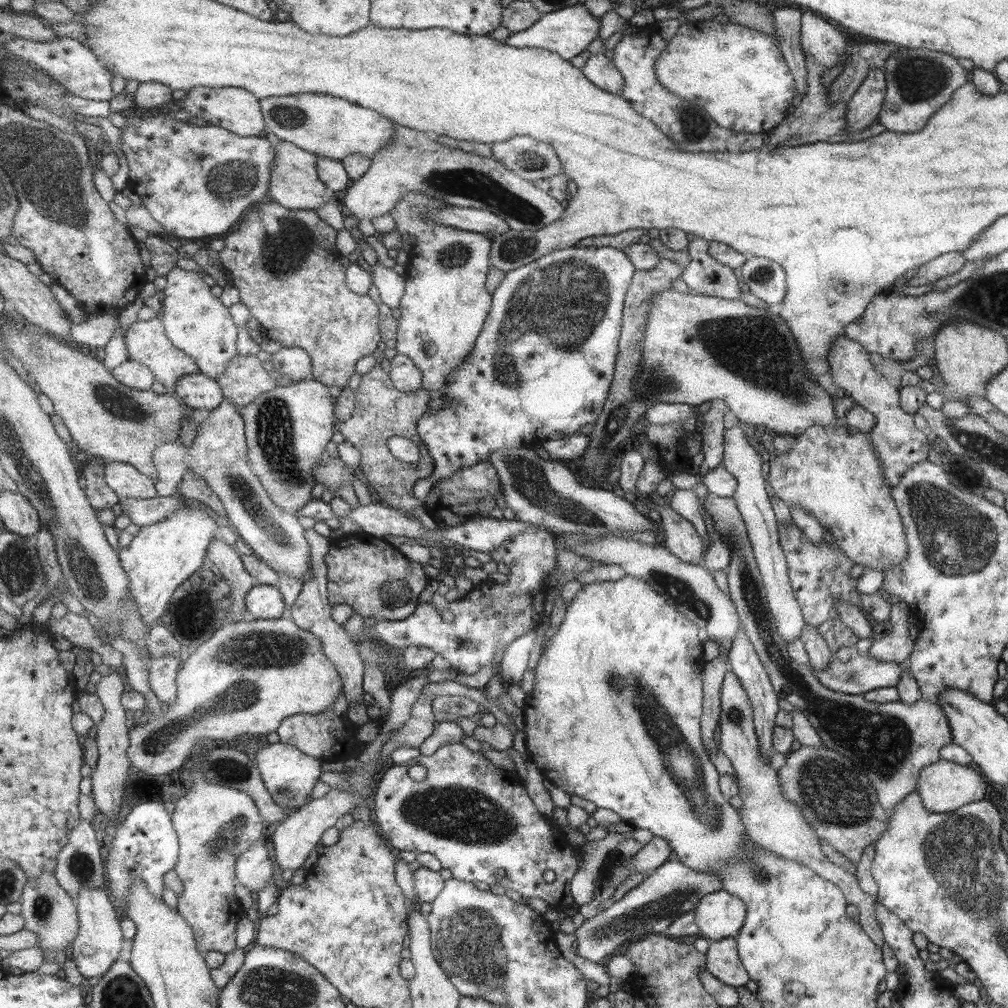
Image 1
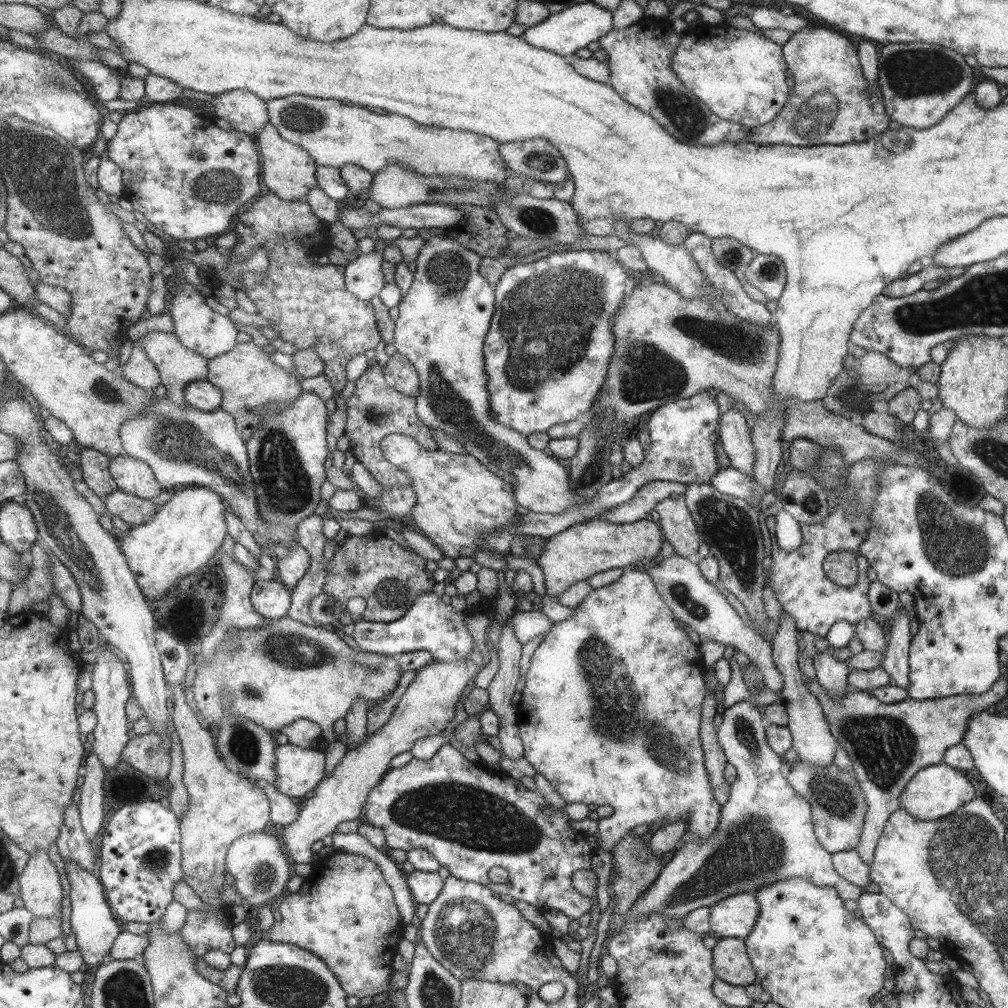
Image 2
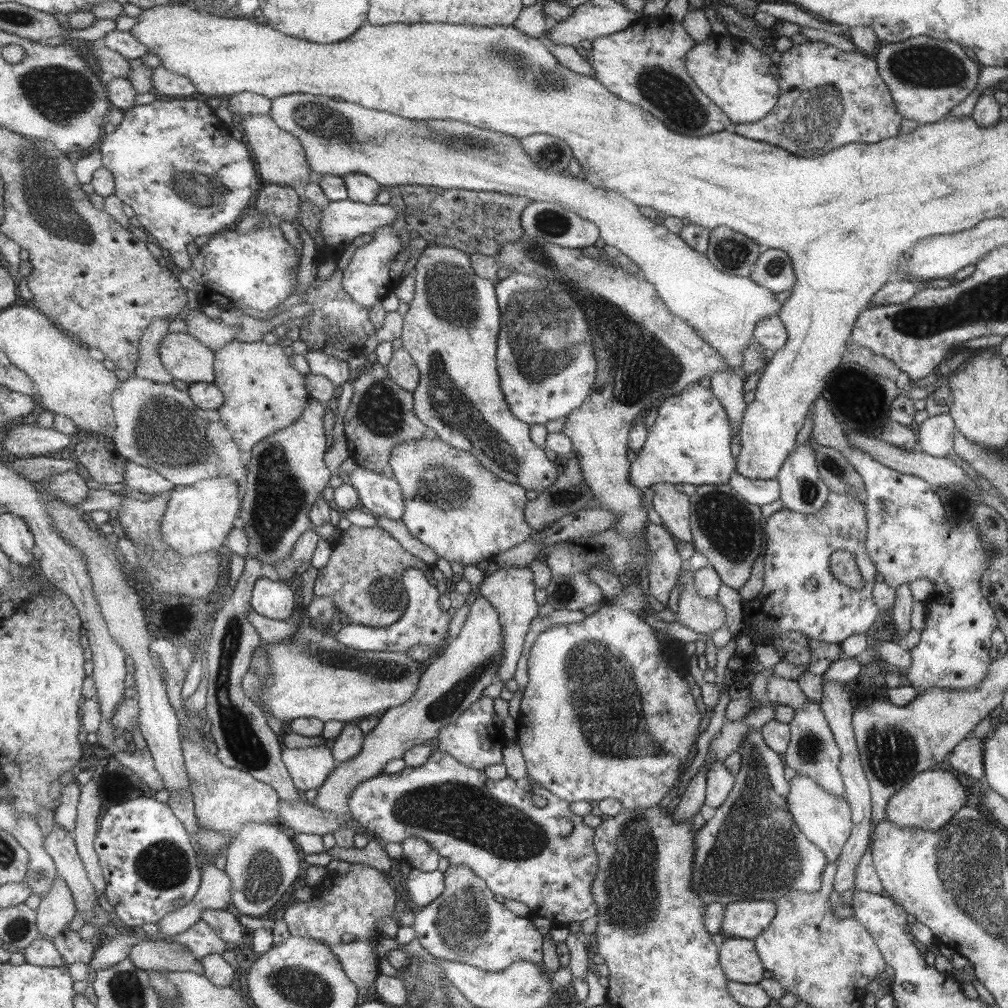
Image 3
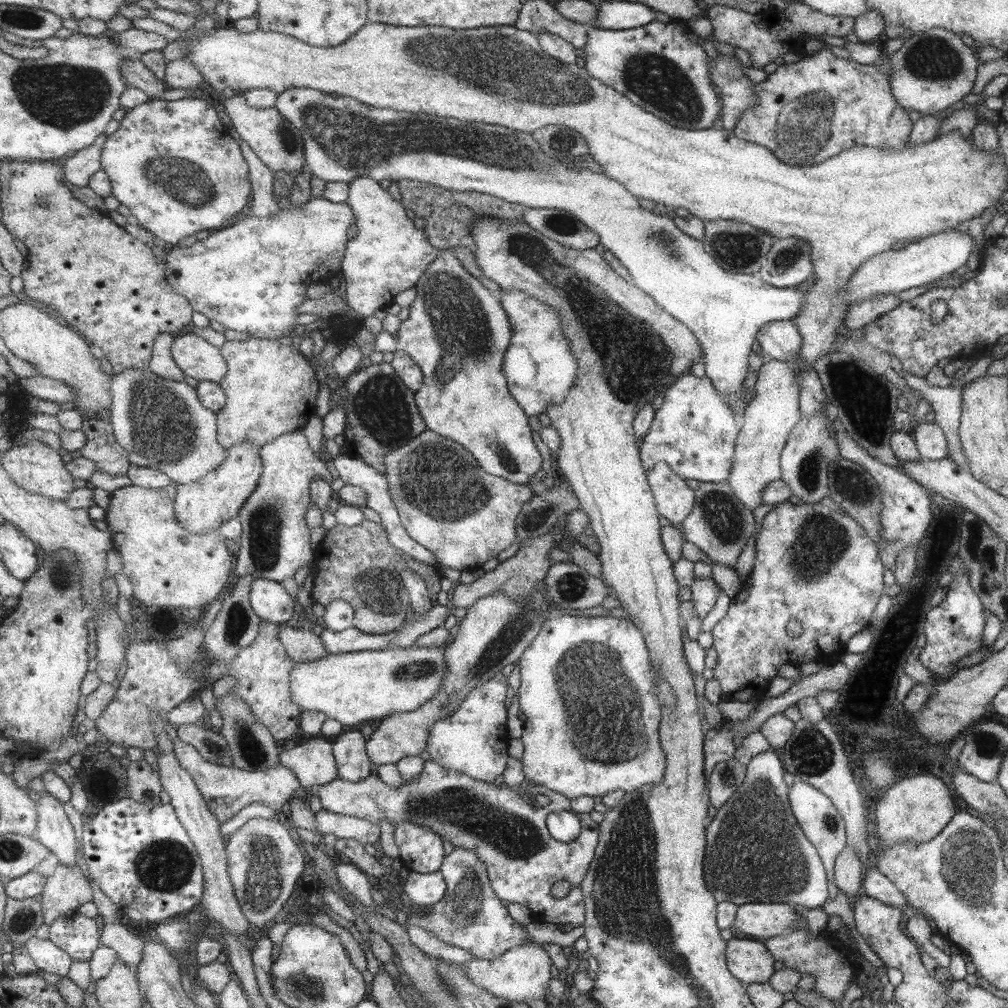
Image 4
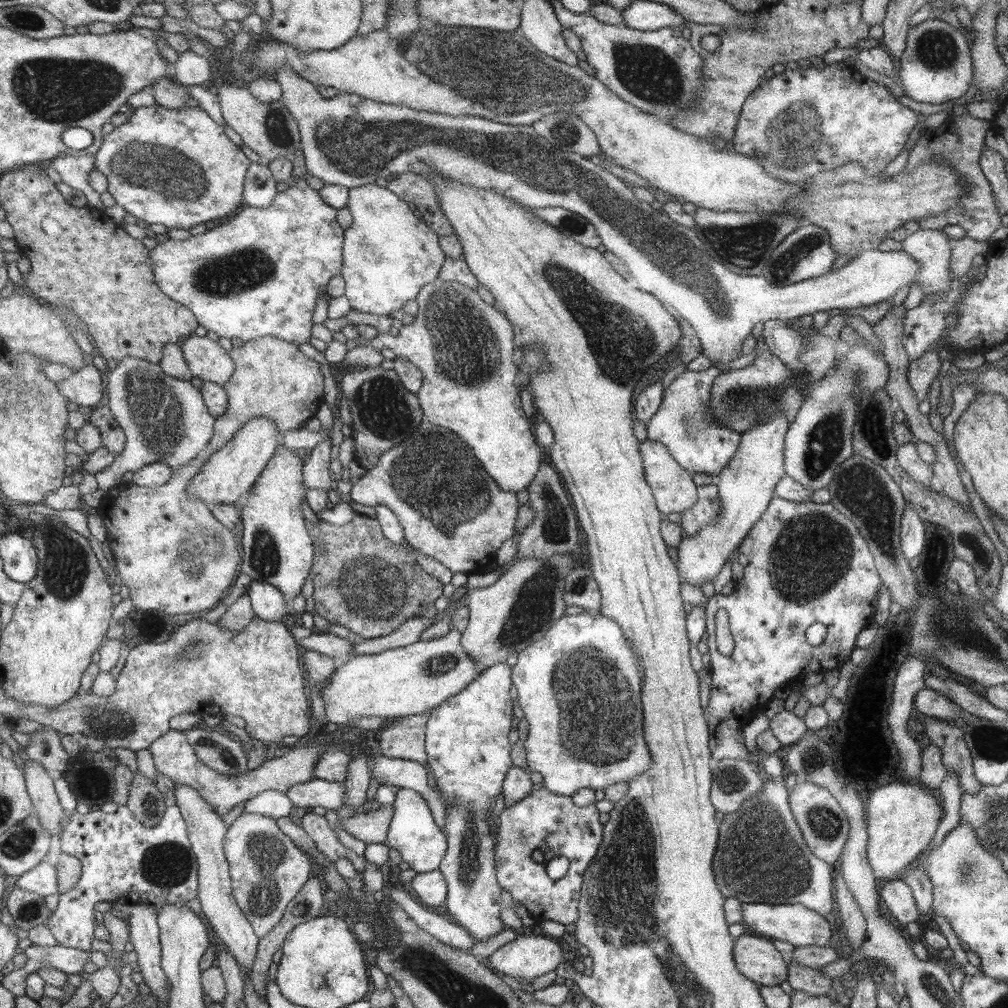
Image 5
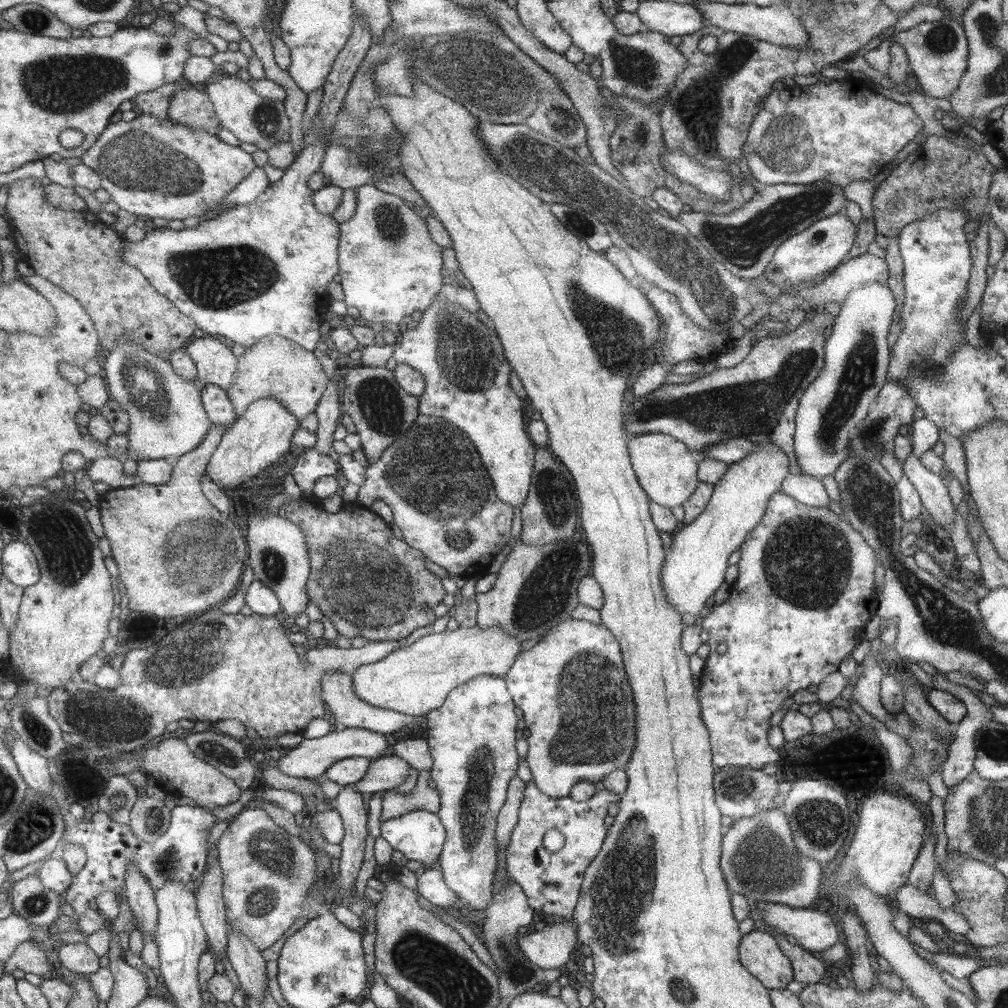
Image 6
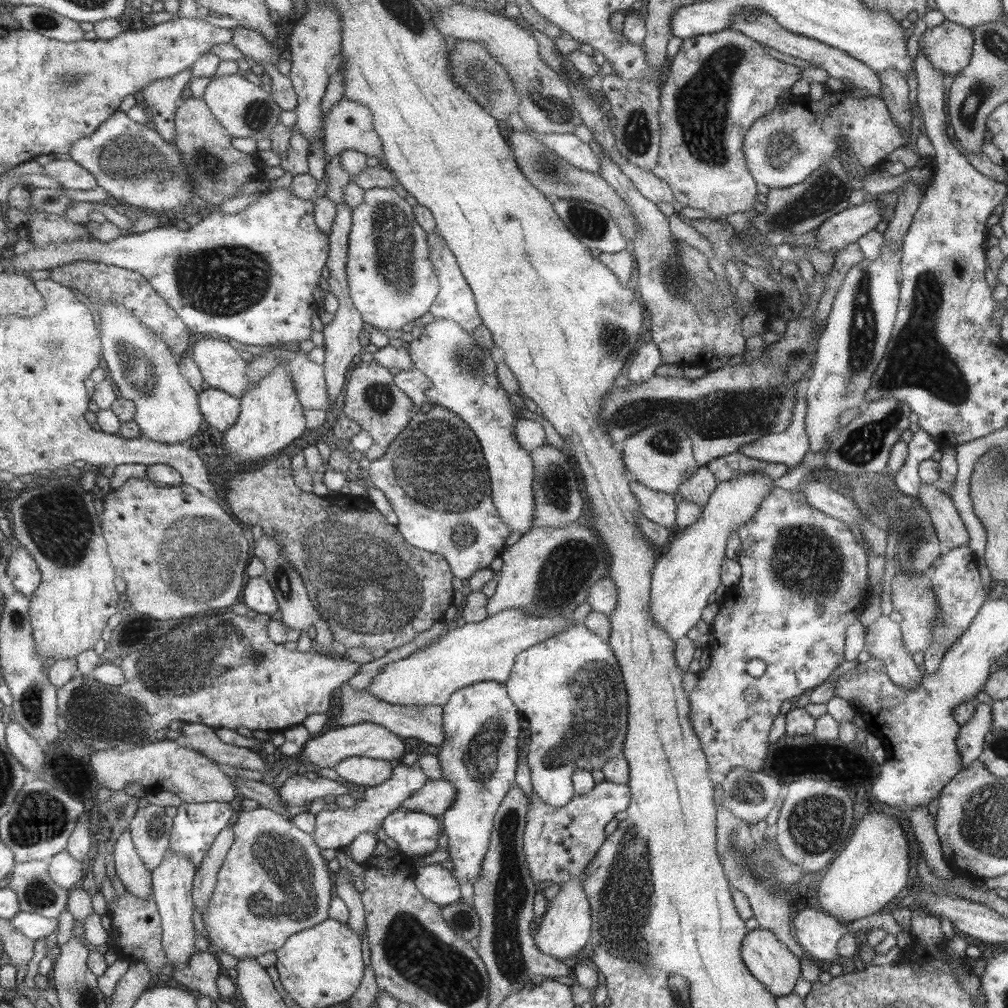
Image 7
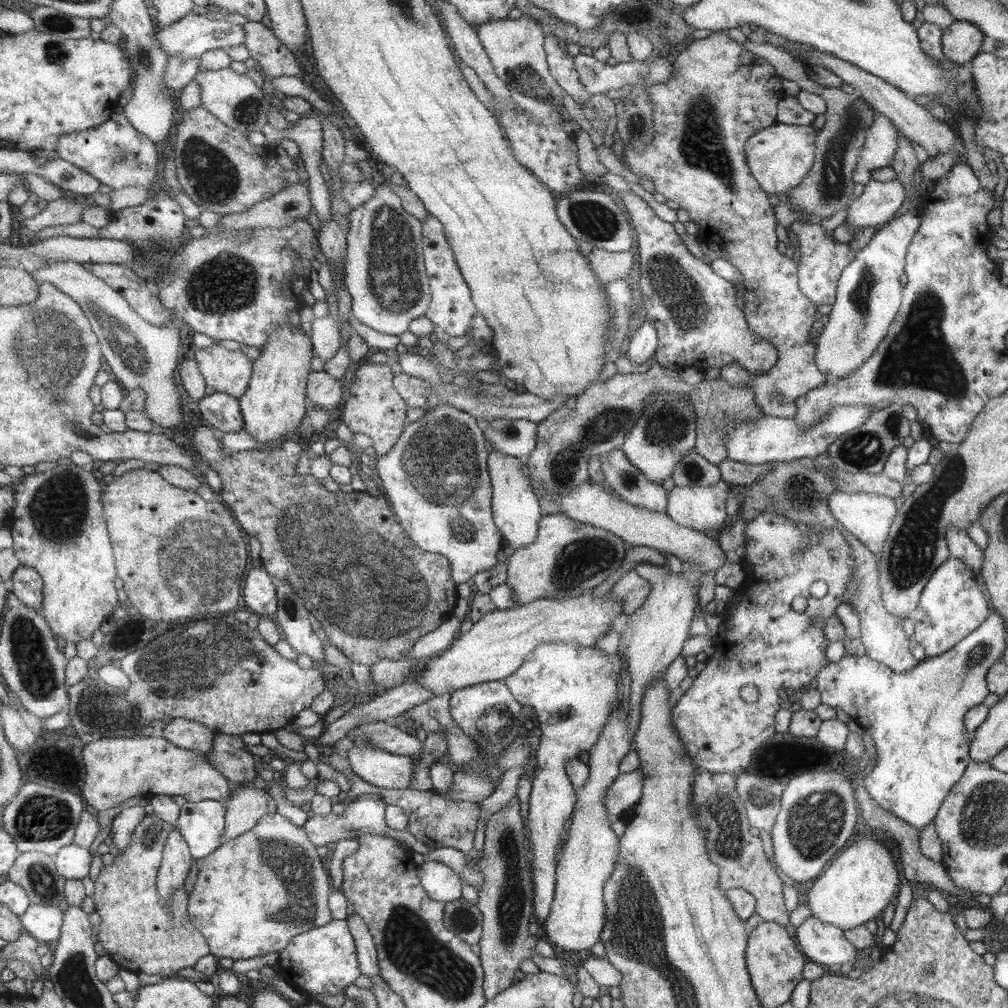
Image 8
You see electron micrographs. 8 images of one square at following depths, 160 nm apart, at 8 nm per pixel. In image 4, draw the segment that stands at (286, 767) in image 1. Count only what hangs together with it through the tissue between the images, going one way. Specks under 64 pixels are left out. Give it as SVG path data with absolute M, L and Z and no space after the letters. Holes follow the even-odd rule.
M326 738L309 739L291 750L284 750L280 759L281 764L290 768L307 790L313 790L339 778L334 744Z

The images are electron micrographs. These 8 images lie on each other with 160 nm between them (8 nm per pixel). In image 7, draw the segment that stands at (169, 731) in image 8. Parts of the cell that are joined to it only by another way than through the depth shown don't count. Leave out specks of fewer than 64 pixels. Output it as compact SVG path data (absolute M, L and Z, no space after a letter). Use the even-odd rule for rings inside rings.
M186 723L182 734L187 740L187 747L201 752L219 764L228 764L236 768L258 770L266 776L271 773L271 764L268 765L259 754L235 745L222 742L216 735L216 730L201 723Z

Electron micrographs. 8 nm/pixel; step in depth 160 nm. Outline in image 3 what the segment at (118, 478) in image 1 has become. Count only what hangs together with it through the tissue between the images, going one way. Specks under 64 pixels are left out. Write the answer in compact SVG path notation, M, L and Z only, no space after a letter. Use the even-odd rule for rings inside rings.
M131 461L126 464L124 475L128 490L144 497L155 494L166 494L174 487L159 472Z

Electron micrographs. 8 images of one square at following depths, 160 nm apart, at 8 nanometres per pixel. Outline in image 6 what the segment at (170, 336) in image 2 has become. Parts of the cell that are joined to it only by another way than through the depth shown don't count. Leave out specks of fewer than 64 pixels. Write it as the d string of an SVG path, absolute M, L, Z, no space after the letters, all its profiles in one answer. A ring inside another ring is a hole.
M203 336L198 339L193 339L185 348L193 357L198 368L198 380L207 383L215 383L227 391L233 384L235 372L237 372L237 357L231 352L231 345L222 338Z

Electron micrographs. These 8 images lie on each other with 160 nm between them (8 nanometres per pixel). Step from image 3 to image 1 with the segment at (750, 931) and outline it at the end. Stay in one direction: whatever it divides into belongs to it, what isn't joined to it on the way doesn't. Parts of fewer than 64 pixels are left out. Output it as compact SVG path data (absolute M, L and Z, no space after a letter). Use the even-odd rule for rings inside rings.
M721 888L702 896L692 913L704 938L708 942L718 941L737 936L745 920L746 905Z

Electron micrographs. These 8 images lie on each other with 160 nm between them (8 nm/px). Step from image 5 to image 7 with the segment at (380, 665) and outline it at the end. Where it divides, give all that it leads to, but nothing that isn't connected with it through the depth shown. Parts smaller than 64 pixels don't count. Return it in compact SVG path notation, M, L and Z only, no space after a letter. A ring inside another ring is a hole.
M511 608L488 616L481 622L452 626L438 640L420 648L405 660L387 664L372 680L370 693L393 705L445 707L455 692L462 688L488 681L505 685L518 654L573 625L567 620L567 616L529 616L523 614L520 608Z

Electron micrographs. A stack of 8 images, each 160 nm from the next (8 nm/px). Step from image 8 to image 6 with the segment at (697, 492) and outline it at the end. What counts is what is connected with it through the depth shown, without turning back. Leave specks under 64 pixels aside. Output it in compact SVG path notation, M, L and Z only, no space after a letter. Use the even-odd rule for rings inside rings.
M769 440L753 443L756 443L756 449L729 465L729 468L723 472L723 476L714 484L714 492L702 514L696 516L691 524L683 523L668 548L661 570L662 587L666 597L680 615L690 614L695 617L697 614L703 614L705 600L723 584L729 554L735 552L746 535L758 526L769 506L771 495L780 491L783 479L789 476L790 459L782 449L770 443Z

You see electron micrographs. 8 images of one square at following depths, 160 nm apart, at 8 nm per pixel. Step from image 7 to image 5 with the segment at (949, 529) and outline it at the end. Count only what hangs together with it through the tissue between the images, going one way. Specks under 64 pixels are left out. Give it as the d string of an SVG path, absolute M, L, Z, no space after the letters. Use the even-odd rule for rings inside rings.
M913 443L898 445L896 461L900 468L913 480L924 484L928 489L934 487L934 474L930 464L927 464L919 455L917 446Z

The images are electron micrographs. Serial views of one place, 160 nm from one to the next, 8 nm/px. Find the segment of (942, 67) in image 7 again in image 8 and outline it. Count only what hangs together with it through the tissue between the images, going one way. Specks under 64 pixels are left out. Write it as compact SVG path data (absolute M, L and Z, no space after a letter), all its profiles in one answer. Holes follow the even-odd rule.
M957 20L942 30L942 53L947 61L958 66L969 64L982 46L984 35L970 21Z

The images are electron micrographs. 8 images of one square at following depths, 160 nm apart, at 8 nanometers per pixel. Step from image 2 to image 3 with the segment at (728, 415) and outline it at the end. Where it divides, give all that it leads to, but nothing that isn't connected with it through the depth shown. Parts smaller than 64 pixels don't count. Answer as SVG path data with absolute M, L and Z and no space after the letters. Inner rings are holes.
M291 94L287 96L280 96L279 98L272 100L272 114L275 122L279 125L279 128L286 129L287 132L294 134L302 140L302 145L306 148L306 155L314 173L319 175L333 175L344 177L351 173L366 174L371 178L374 178L379 185L385 189L396 190L401 185L420 185L420 186L434 186L443 189L469 189L475 192L495 192L497 194L511 194L517 198L525 198L528 202L551 202L557 204L569 212L577 213L583 220L589 220L591 224L597 226L598 236L604 240L605 245L613 246L616 250L619 250L623 256L627 256L637 268L640 270L640 277L648 283L654 285L655 290L658 292L658 296L666 304L666 307L670 311L675 313L675 316L679 317L679 320L686 321L698 333L698 336L703 341L707 341L726 361L728 368L726 370L719 370L714 372L710 377L710 391L713 396L720 402L720 405L724 408L725 414L727 415L727 422L730 426L731 436L733 432L738 433L738 428L741 427L742 418L745 414L745 402L743 402L743 382L741 382L741 376L739 372L742 371L742 352L745 350L746 344L751 343L751 330L755 330L756 324L759 320L763 320L763 317L767 315L777 315L780 311L782 304L779 304L773 299L774 293L770 289L763 288L762 285L755 284L755 281L749 277L744 276L731 276L729 273L719 272L713 265L710 264L707 252L698 252L695 249L691 249L690 246L678 235L671 233L671 228L667 228L667 224L662 224L661 221L656 218L649 220L643 217L638 212L638 206L631 203L627 198L623 197L622 194L615 193L613 190L599 189L591 185L589 181L576 179L571 176L569 170L565 168L563 172L551 172L545 169L541 169L539 165L534 164L533 160L526 155L525 149L519 139L513 136L507 136L502 132L493 132L492 130L485 130L484 128L477 127L471 124L465 124L465 122L457 122L457 120L411 120L402 116L395 116L395 114L389 114L389 112L381 112L381 110L369 110L369 108L363 108L363 105L352 103L351 101L341 101L339 99L333 99L330 96L313 95L313 94Z

